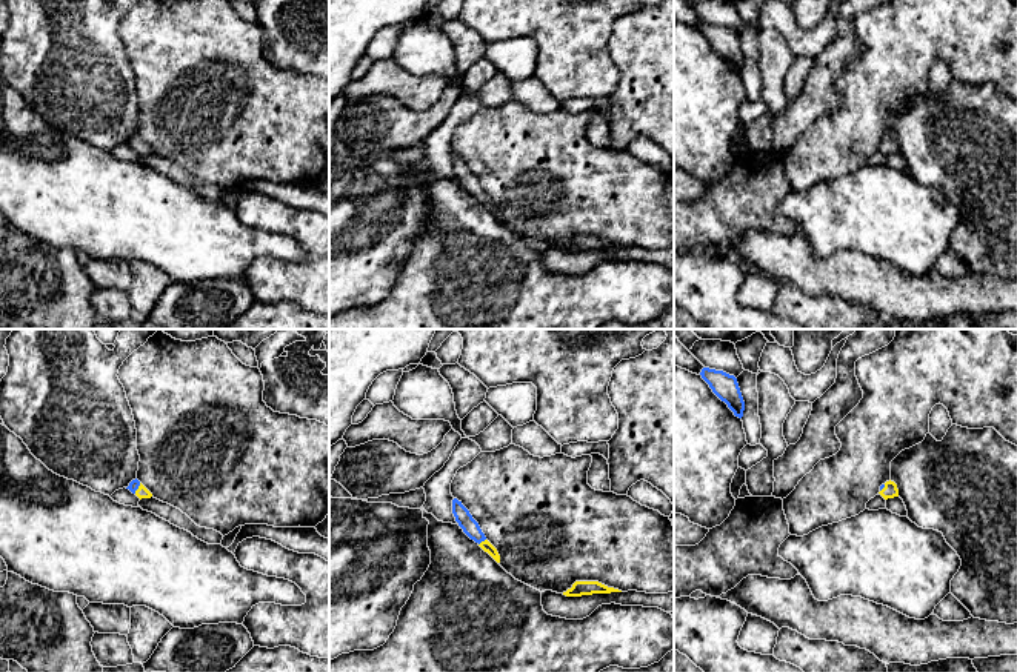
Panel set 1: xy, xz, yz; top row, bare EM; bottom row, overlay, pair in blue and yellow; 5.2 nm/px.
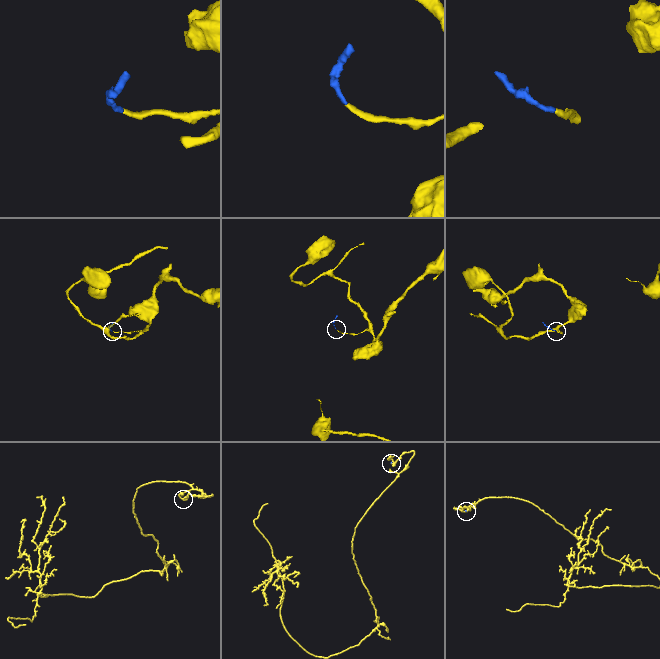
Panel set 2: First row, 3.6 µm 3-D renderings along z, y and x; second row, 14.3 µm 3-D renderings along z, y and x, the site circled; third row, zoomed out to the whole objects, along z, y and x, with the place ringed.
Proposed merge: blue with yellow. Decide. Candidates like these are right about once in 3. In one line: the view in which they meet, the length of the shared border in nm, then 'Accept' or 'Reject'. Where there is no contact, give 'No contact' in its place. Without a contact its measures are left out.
Touches blue in xz. Shared border 50 nm. Accept

